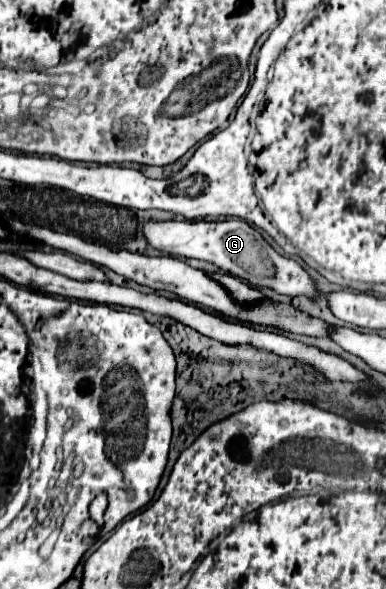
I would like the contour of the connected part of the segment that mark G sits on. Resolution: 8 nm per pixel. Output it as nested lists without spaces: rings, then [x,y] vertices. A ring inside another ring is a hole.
[[[232,218],[220,222],[146,222],[144,236],[162,254],[204,260],[232,276],[238,276],[240,280],[246,280],[250,286],[270,288],[290,298],[306,296],[310,300],[318,300],[318,288],[314,278],[296,260],[278,254],[248,222]]]

